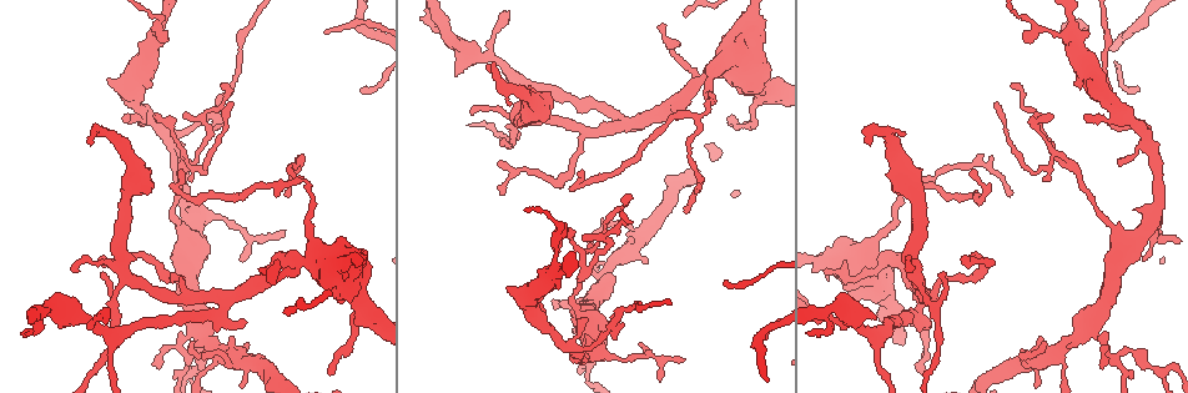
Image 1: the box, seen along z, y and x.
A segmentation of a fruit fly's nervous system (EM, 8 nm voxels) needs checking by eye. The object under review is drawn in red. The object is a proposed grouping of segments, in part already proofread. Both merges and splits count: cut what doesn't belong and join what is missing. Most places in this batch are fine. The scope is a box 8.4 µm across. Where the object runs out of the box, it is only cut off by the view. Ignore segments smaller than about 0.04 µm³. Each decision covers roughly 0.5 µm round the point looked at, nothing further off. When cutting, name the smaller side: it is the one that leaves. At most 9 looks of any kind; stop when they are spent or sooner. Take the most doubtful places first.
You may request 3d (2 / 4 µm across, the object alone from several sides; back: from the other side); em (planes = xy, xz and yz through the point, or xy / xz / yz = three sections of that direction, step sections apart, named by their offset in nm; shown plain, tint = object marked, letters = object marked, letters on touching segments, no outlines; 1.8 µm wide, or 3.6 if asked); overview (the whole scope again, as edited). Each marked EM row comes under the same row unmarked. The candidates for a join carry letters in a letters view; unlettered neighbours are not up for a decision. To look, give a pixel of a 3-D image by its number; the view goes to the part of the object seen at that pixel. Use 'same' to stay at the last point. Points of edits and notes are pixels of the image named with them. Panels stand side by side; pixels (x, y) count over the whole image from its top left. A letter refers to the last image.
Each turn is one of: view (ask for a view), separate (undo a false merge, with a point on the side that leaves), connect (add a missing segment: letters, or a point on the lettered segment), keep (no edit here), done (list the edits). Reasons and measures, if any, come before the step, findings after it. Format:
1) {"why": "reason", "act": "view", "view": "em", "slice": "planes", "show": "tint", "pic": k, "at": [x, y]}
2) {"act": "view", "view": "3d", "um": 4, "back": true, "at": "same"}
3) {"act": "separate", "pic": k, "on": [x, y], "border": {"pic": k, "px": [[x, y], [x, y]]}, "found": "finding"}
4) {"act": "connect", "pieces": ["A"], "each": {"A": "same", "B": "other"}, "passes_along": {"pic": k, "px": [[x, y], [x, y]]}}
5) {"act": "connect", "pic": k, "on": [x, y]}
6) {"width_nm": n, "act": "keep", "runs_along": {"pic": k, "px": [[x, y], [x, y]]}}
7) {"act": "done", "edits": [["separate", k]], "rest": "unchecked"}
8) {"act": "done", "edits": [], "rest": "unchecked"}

{"why": "end of a long branch", "act": "view", "view": "em", "slice": "yz", "step": 8, "show": "letters", "pic": 1, "at": [866, 141]}

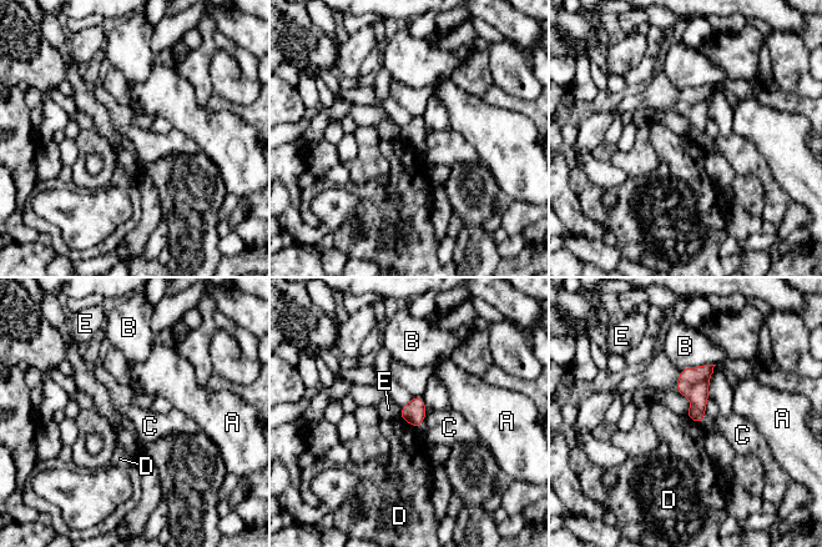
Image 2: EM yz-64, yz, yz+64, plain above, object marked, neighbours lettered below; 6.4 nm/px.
{"width_nm": 120, "act": "keep", "each": {"A": "other", "B": "other", "C": "other", "D": "other", "E": "other"}, "border": {"pic": 2, "px": [[401, 417], [415, 428]]}, "found": "none of them fits"}

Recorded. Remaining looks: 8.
{"why": "sharp bend", "act": "view", "view": "em", "slice": "xz", "step": 4, "show": "tint", "pic": 1, "at": [1136, 246]}

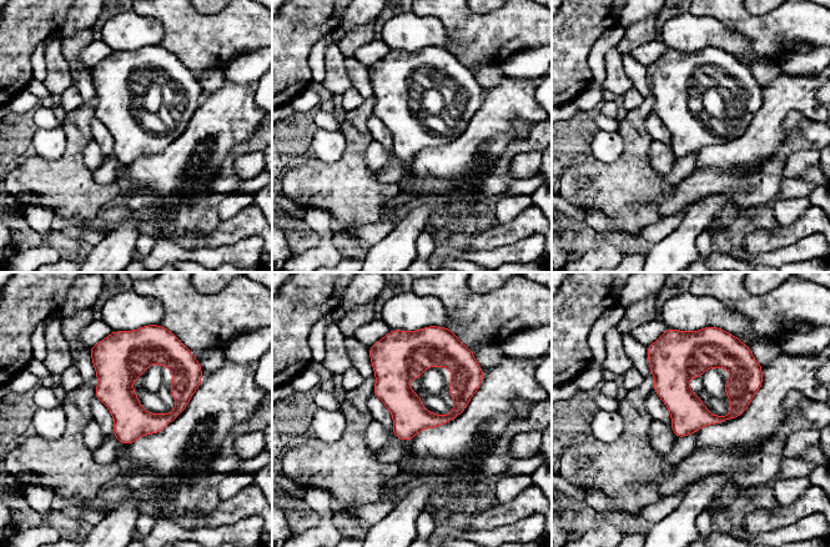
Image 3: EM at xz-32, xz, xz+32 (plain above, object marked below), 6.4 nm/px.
{"why": "another direction", "act": "view", "view": "em", "slice": "yz", "step": 16, "show": "letters", "at": "same"}

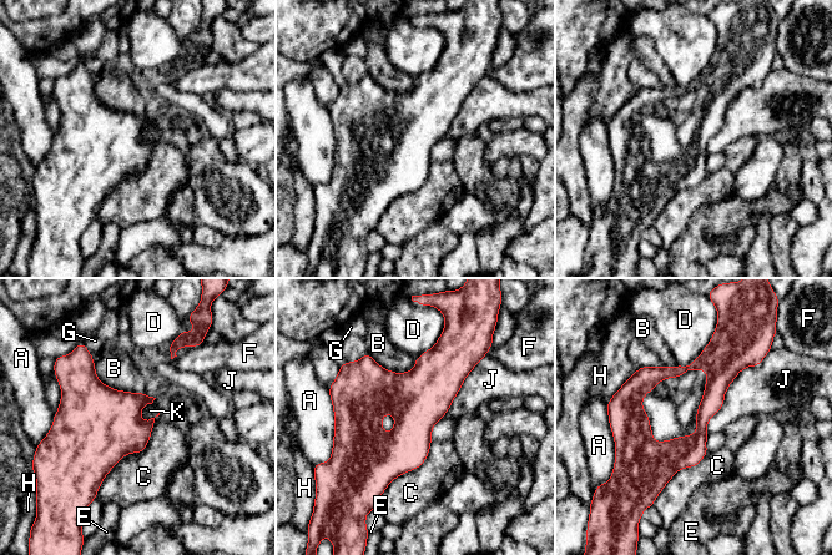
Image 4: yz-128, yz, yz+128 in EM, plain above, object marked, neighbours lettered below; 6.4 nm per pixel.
{"width_nm": 120, "act": "keep", "each": {"A": "other", "B": "other", "C": "other", "D": "other", "E": "other", "F": "other", "G": "other", "H": "other", "J": "other", "K": "other"}, "border": {"pic": 4, "px": [[760, 364], [734, 379], [707, 434]]}, "found": "one cell here"}

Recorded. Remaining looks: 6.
{"why": "arms part here", "act": "view", "view": "em", "slice": "planes", "show": "tint", "pic": 1, "at": [1093, 314]}

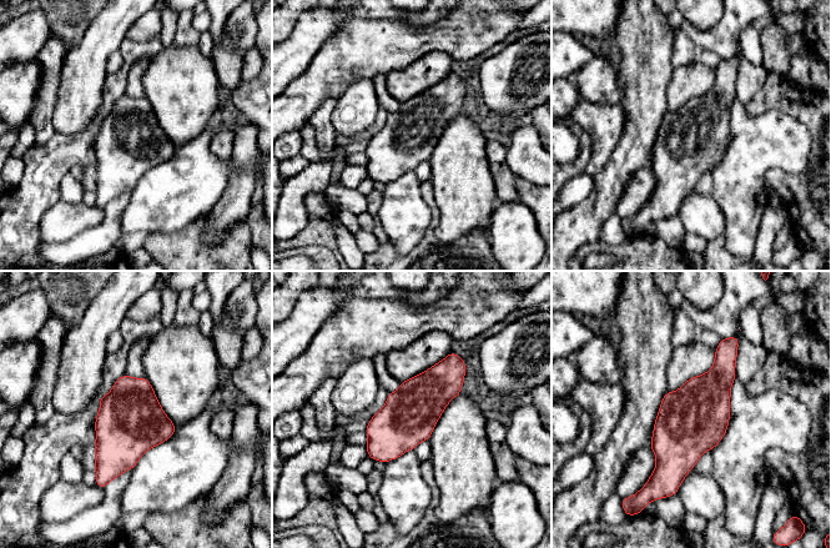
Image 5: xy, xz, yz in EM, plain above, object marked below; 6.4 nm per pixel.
{"act": "view", "view": "em", "slice": "planes", "show": "letters", "at": "same"}

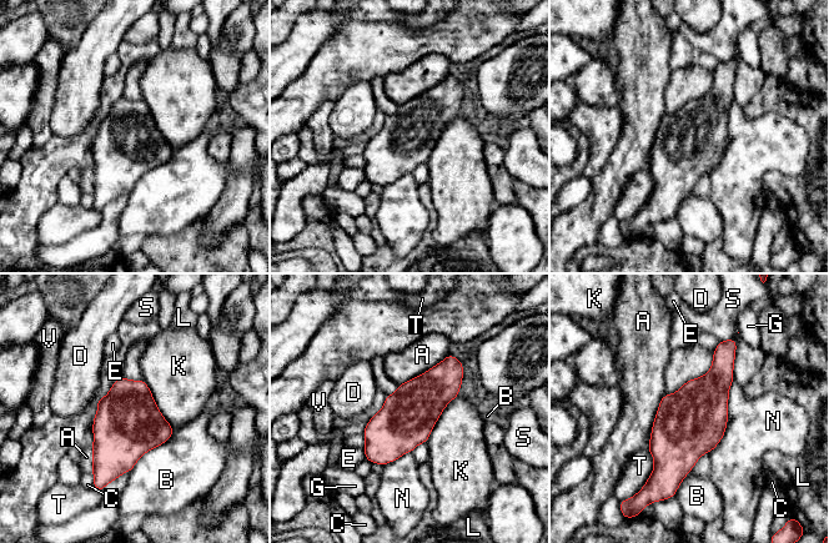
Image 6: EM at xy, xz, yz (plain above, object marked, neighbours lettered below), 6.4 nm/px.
{"act": "keep", "each": {"A": "other", "B": "other", "C": "other", "D": "other", "E": "other", "G": "other", "K": "other", "L": "other", "N": "other", "S": "other", "T": "other", "V": "other"}, "border": {"pic": 6, "px": [[460, 395], [443, 410], [426, 442]]}, "found": "one cell here"}

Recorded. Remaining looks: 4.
{"why": "calibre changes", "act": "view", "view": "em", "um": 3.6, "slice": "xz", "step": 16, "show": "tint", "pic": 1, "at": [352, 259]}

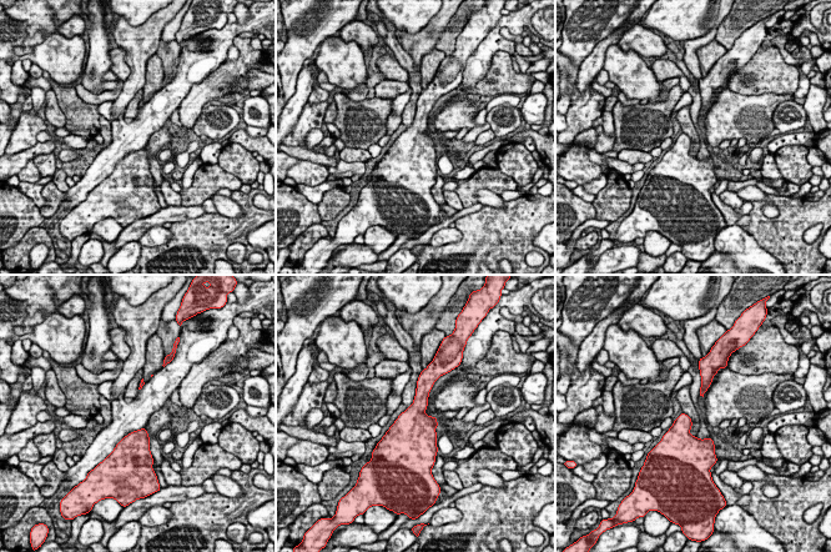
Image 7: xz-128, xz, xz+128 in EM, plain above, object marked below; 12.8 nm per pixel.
{"act": "view", "view": "em", "um": 3.6, "slice": "xy", "step": 16, "show": "letters", "at": "same"}

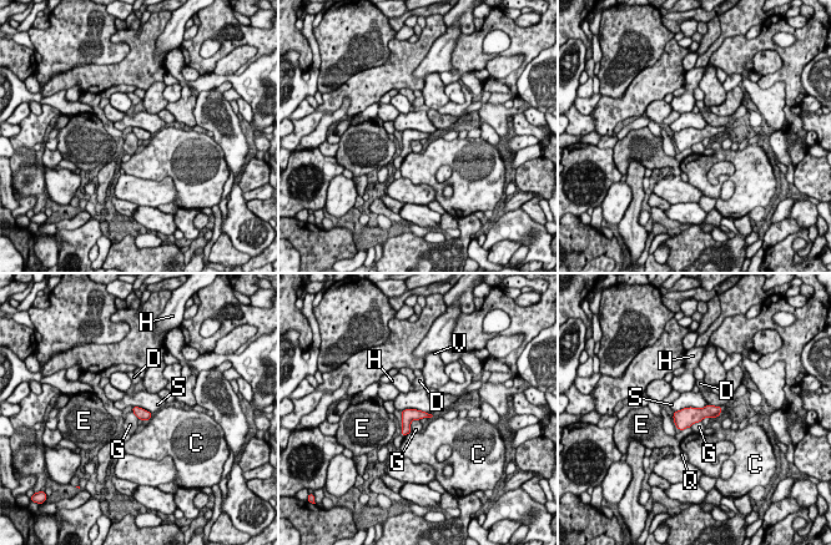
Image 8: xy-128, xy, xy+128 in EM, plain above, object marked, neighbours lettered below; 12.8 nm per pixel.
{"act": "keep", "each": {"C": "other", "D": "other", "E": "other", "G": "other", "H": "other", "Q": "other", "S": "other", "V": "other"}, "found": "continuous, no second cell"}

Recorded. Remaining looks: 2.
{"act": "done", "edits": [], "rest": "unchecked"}

